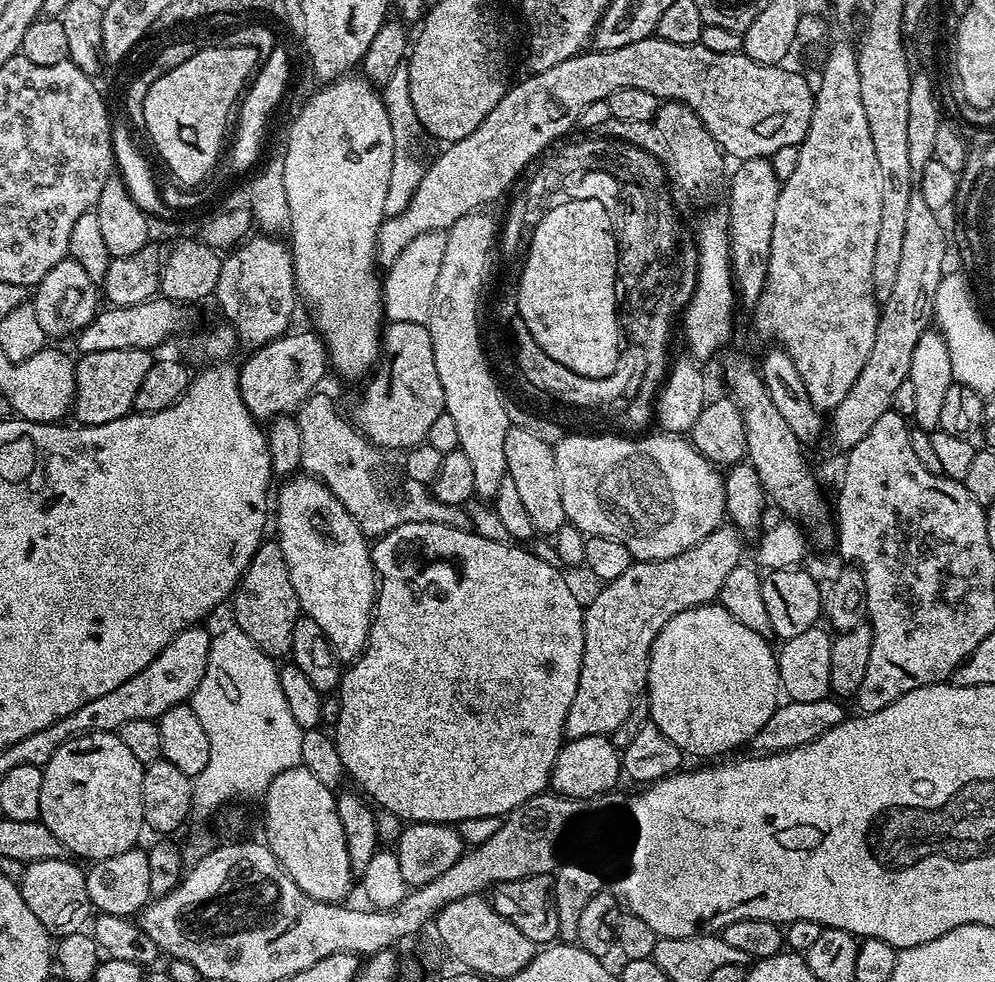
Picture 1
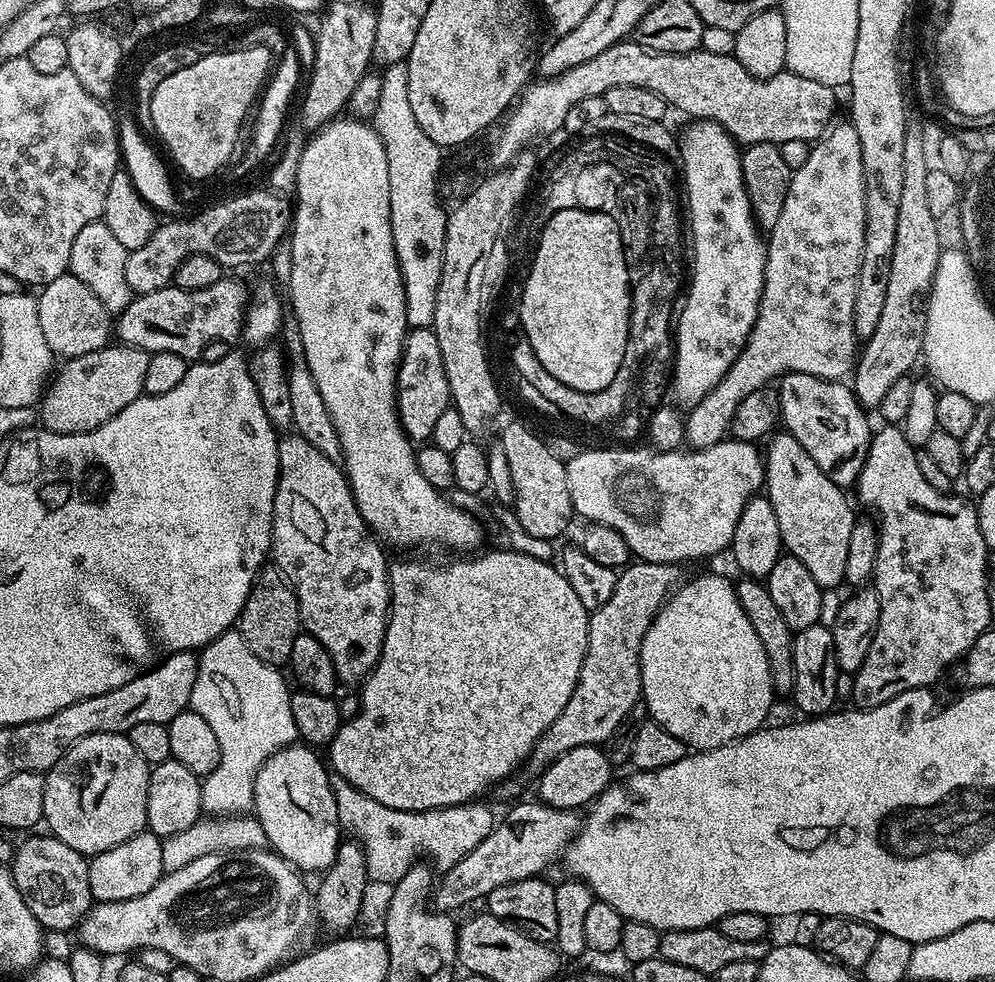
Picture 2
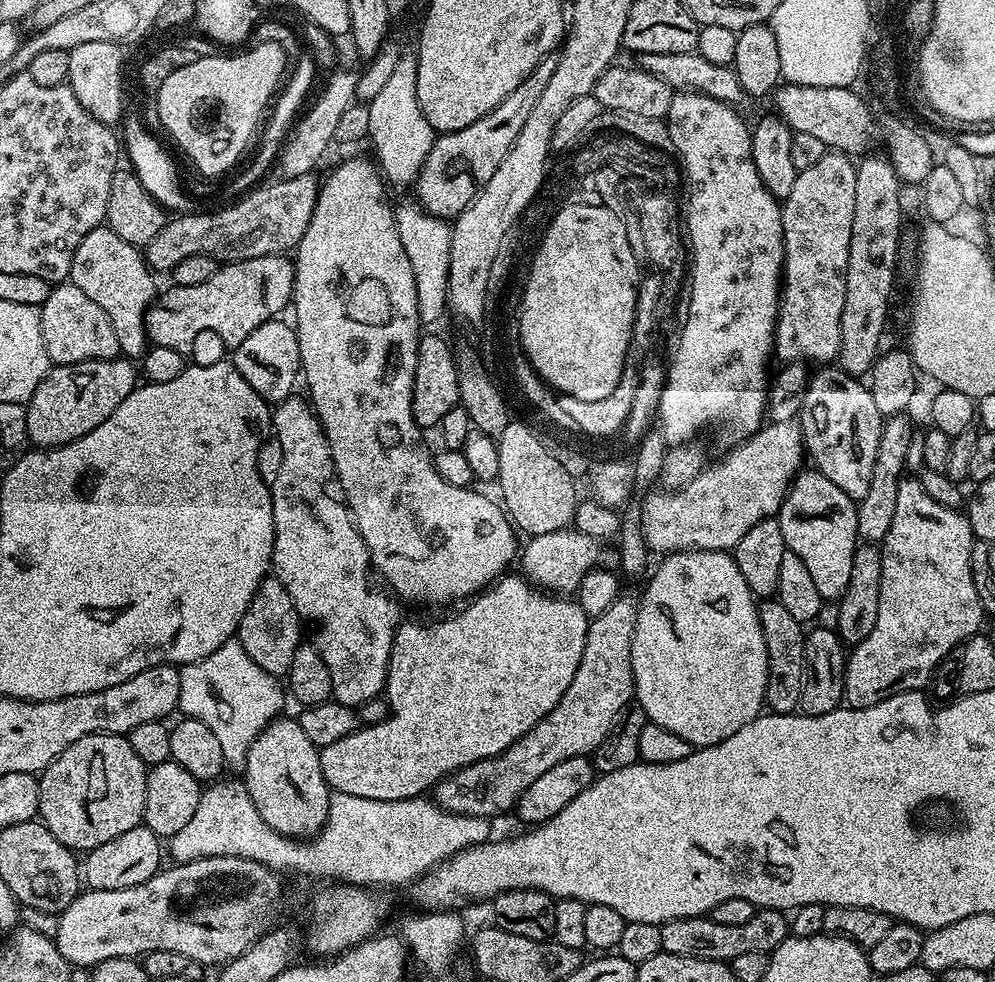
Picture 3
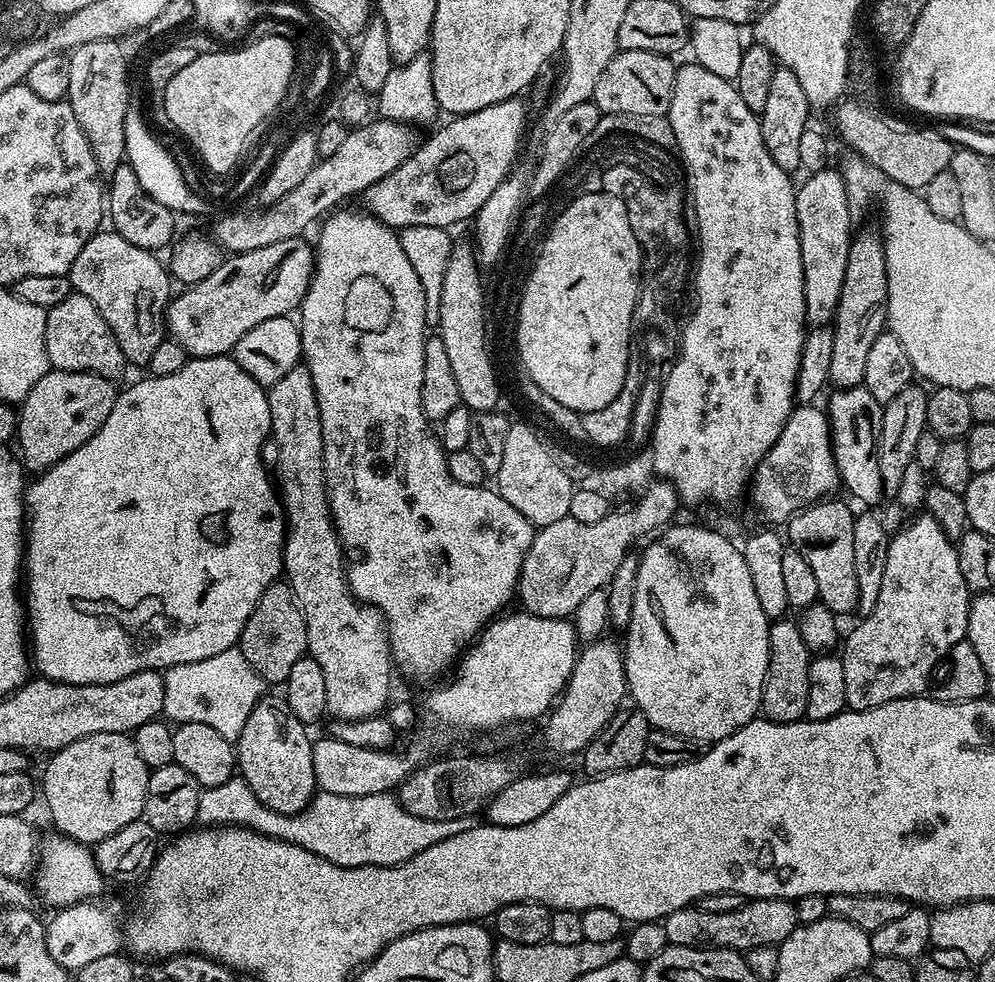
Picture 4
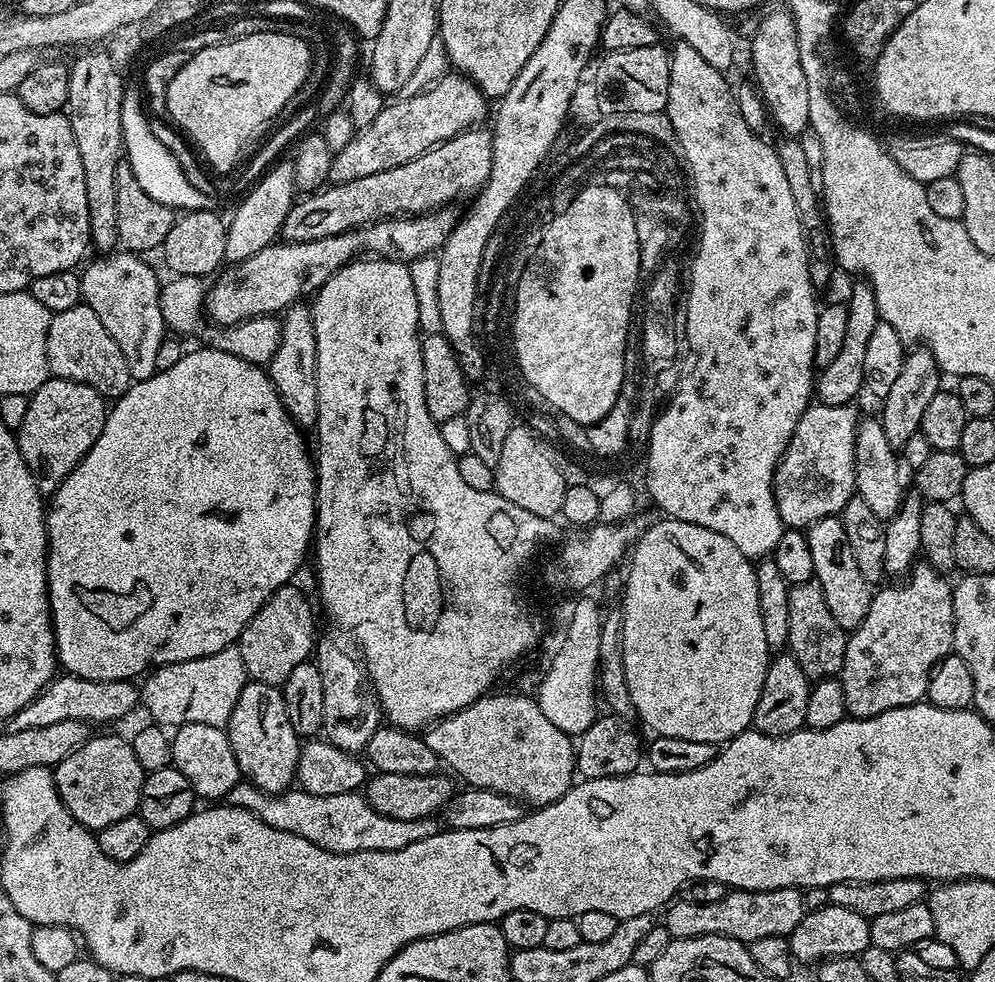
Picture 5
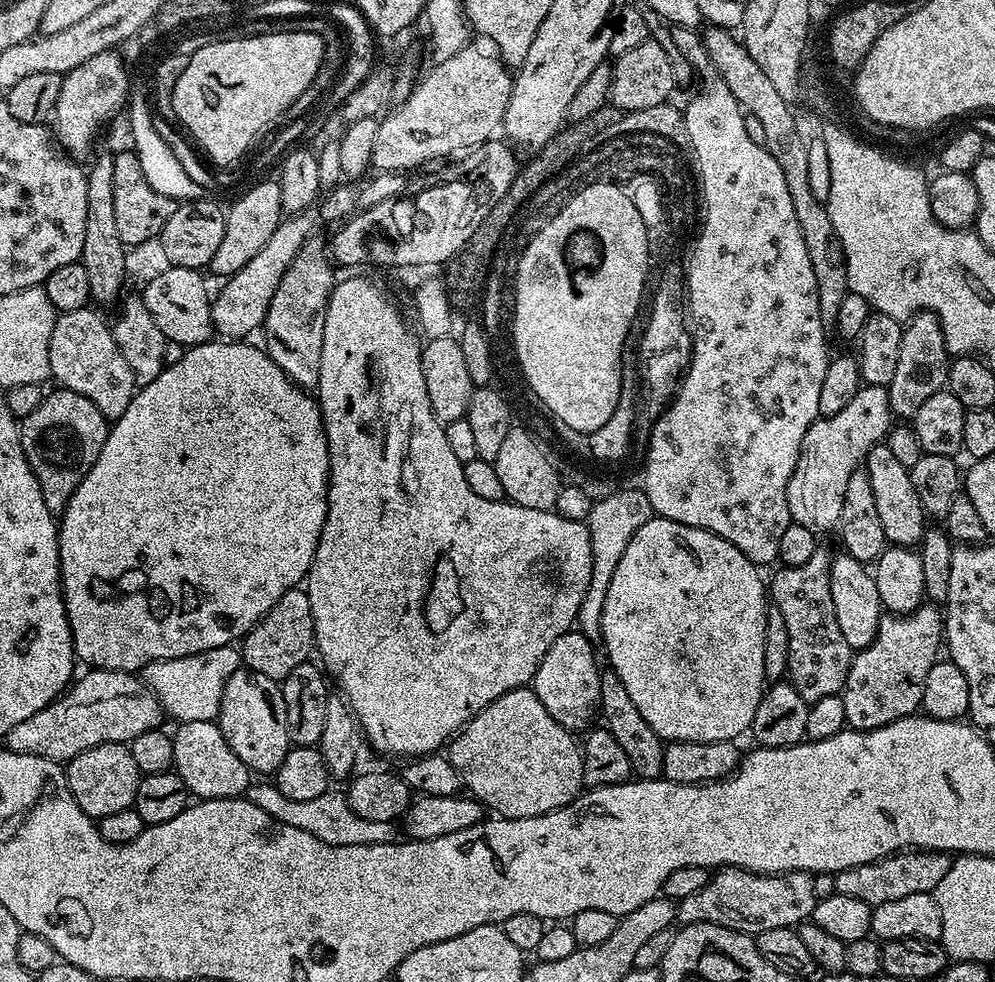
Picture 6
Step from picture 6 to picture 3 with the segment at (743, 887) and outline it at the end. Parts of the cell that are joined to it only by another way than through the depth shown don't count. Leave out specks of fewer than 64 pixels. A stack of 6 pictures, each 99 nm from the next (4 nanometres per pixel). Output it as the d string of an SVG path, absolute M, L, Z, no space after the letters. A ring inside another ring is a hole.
M761 908L750 918L750 922L745 922L743 926L718 926L708 916L691 916L690 918L678 918L660 925L662 930L662 946L664 951L679 956L693 956L703 960L722 960L731 962L738 958L738 954L767 952L771 954L773 950L787 940L790 935L790 920L783 911L774 908Z

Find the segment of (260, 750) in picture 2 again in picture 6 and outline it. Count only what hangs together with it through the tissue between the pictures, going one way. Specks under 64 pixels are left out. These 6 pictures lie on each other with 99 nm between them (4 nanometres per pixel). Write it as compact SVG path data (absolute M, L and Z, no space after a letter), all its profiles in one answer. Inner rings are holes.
M227 644L214 650L202 650L202 654L190 654L186 658L150 662L142 669L142 679L158 698L161 708L176 722L215 721L220 714L222 690L226 690L230 674L241 667L241 649Z

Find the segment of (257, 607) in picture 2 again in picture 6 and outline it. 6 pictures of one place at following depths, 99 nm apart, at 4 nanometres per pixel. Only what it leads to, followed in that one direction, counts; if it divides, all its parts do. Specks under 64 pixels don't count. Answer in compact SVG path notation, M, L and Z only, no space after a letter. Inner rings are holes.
M297 586L286 590L274 606L266 613L242 641L243 667L254 670L258 674L266 674L266 678L282 682L294 666L309 663L313 655L316 635L314 634L314 614L310 614L310 598L303 587Z

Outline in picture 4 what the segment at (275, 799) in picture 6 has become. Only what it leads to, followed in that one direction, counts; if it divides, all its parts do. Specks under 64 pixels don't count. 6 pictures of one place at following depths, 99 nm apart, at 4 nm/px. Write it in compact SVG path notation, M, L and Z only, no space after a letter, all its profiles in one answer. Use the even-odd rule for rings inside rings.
M233 778L222 782L222 786L203 789L198 798L196 819L204 826L252 828L263 836L302 846L339 868L401 864L414 858L414 854L422 854L426 846L434 846L434 842L442 842L470 827L468 820L434 822L434 818L417 818L392 794L343 796L317 791L308 807L287 816L270 810L243 778Z

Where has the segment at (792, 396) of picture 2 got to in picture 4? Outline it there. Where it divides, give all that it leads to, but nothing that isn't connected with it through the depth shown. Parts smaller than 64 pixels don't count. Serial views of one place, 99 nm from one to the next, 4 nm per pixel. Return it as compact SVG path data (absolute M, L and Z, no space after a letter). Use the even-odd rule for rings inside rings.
M863 386L859 388L842 388L827 397L826 415L828 429L832 432L832 453L834 462L840 471L840 482L843 491L848 491L864 506L876 504L885 499L882 486L882 473L878 470L878 454L876 453L876 433L880 431L880 414L882 406L867 392Z

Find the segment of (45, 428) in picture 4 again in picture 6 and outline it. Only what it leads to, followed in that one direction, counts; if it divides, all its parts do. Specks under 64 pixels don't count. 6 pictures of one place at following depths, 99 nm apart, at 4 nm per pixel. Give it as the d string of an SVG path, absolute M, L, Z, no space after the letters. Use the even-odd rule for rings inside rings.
M57 387L55 391L49 391L41 404L19 421L19 425L22 450L26 454L26 462L30 462L30 470L34 470L34 478L38 478L42 499L53 514L60 514L70 502L74 490L78 490L82 478L90 474L90 466L98 462L98 454L108 437L110 422L102 414L102 410L98 410L98 406L90 402L90 398L82 398L82 394L69 388Z

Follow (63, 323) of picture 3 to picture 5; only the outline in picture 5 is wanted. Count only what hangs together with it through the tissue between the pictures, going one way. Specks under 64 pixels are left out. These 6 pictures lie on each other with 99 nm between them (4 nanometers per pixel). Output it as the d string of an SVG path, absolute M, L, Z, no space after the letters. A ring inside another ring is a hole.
M83 302L78 306L70 306L70 310L57 312L51 317L46 334L46 358L48 371L55 379L82 382L98 390L105 398L121 396L134 383L130 370L126 366L126 358L122 358L122 350L118 350L118 342L114 342L114 338L106 334L106 326L102 326L98 314L94 314L94 310L90 310L90 306Z

